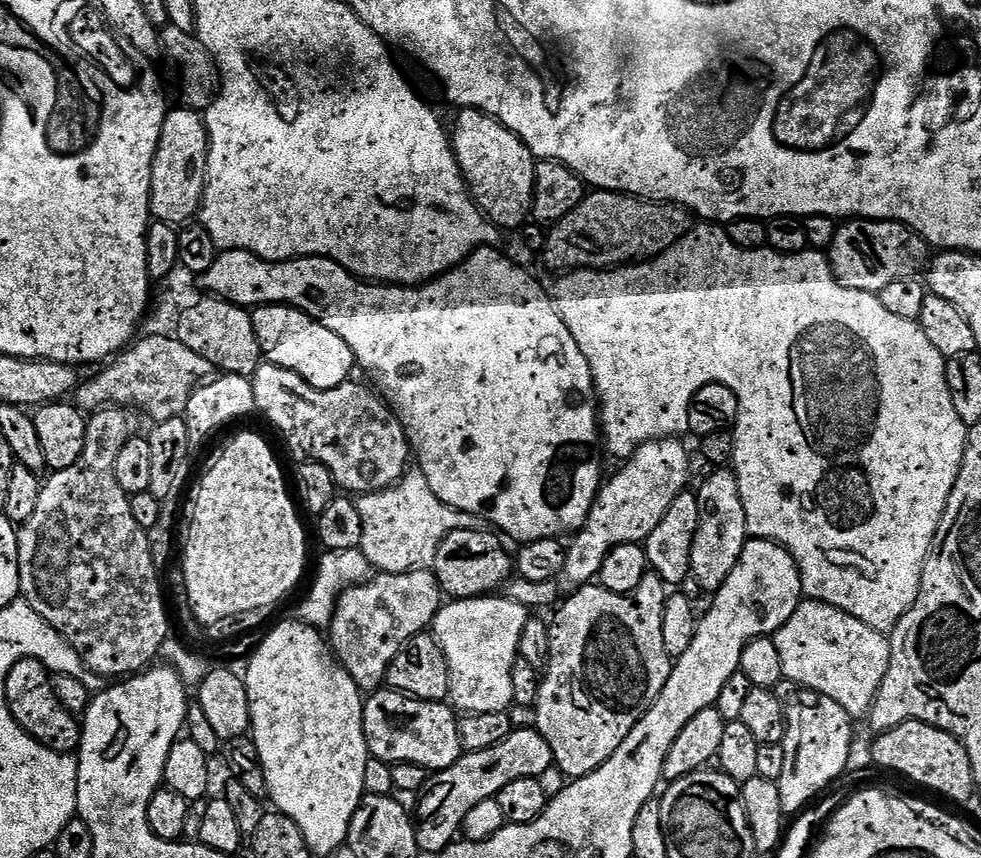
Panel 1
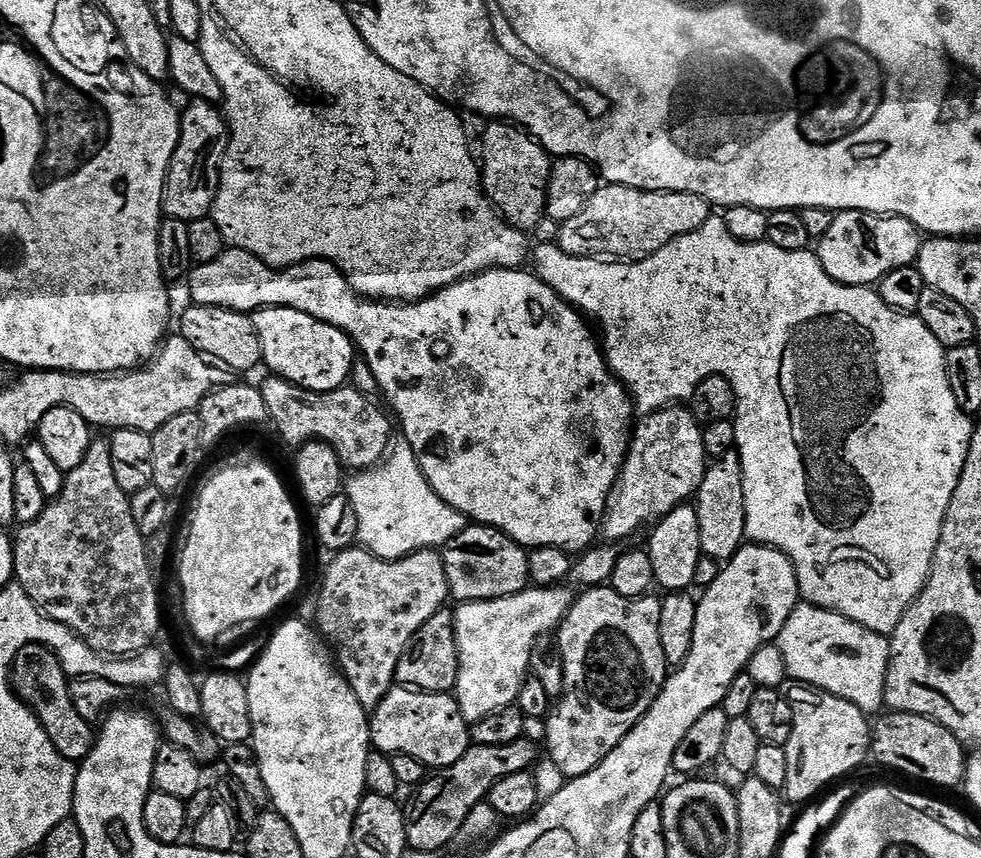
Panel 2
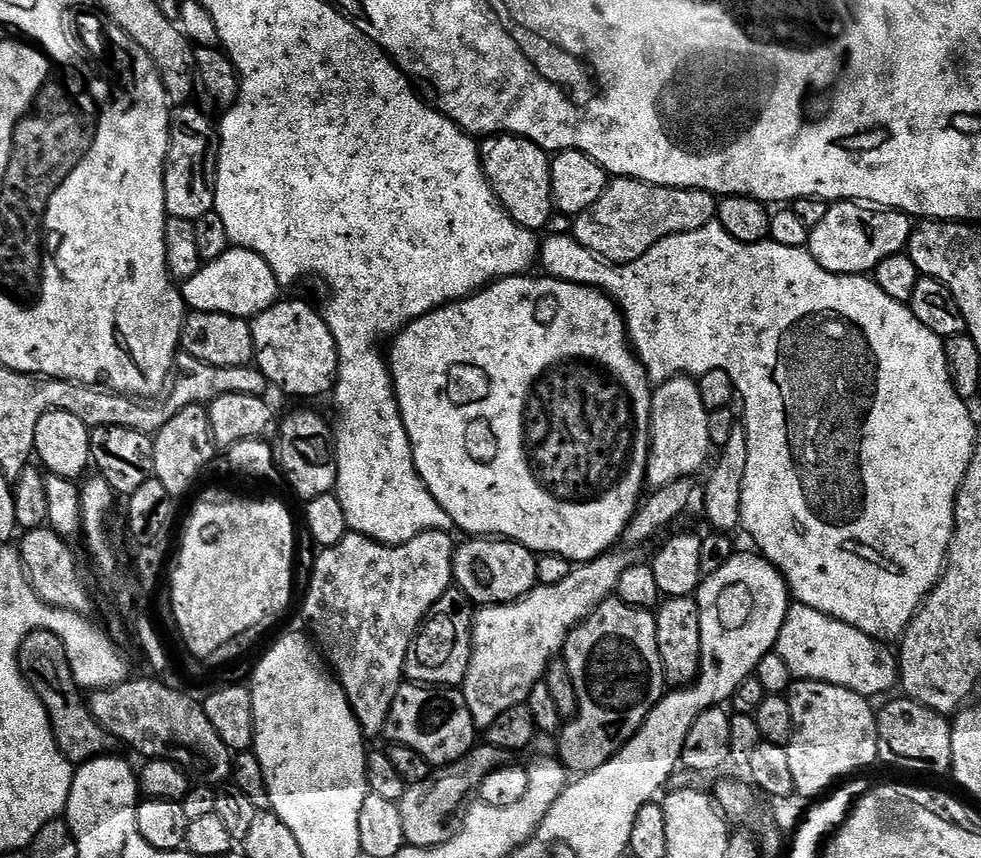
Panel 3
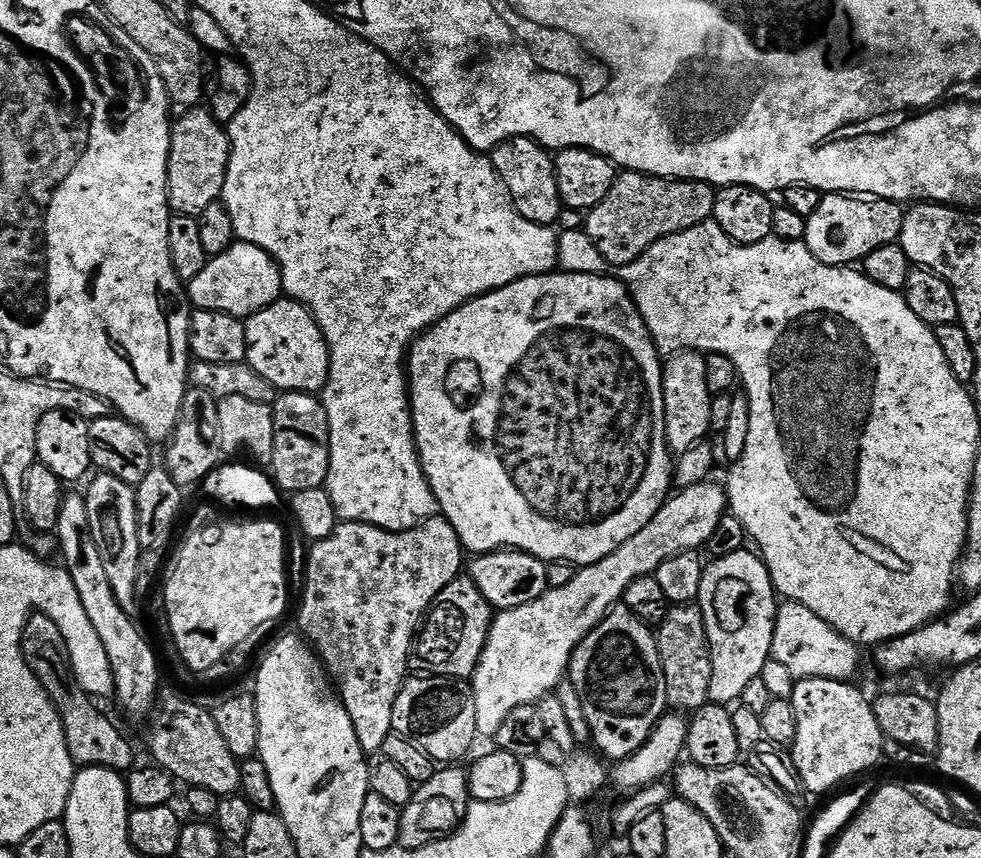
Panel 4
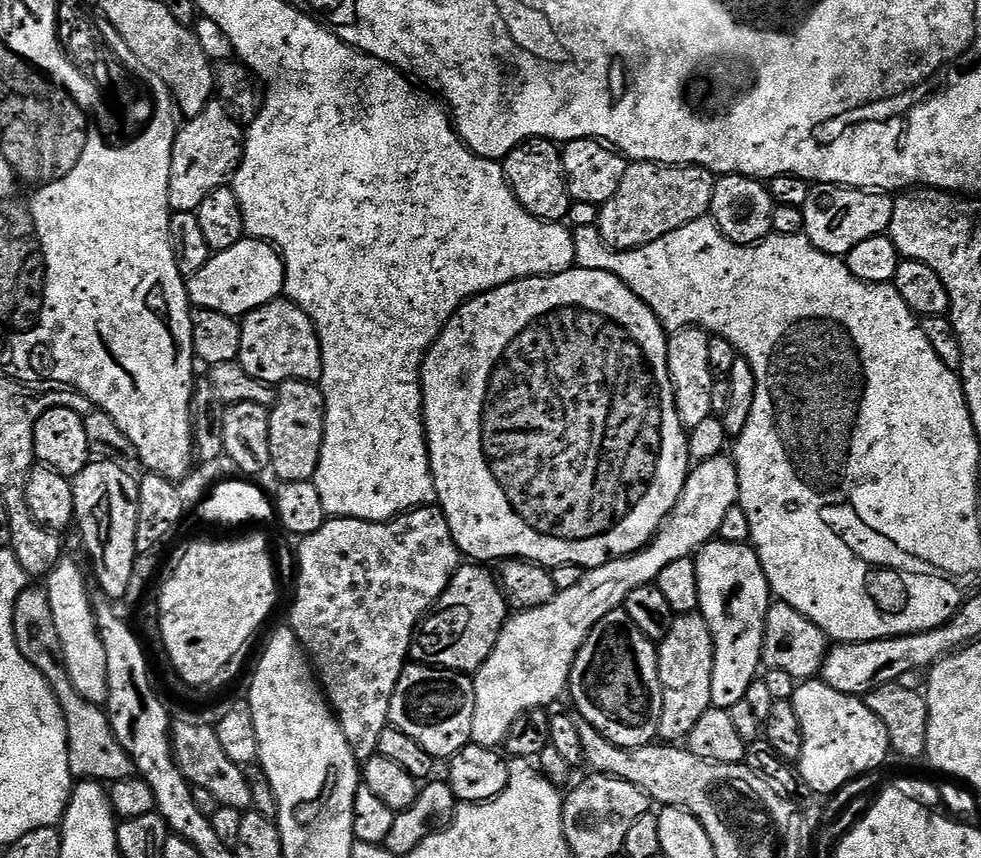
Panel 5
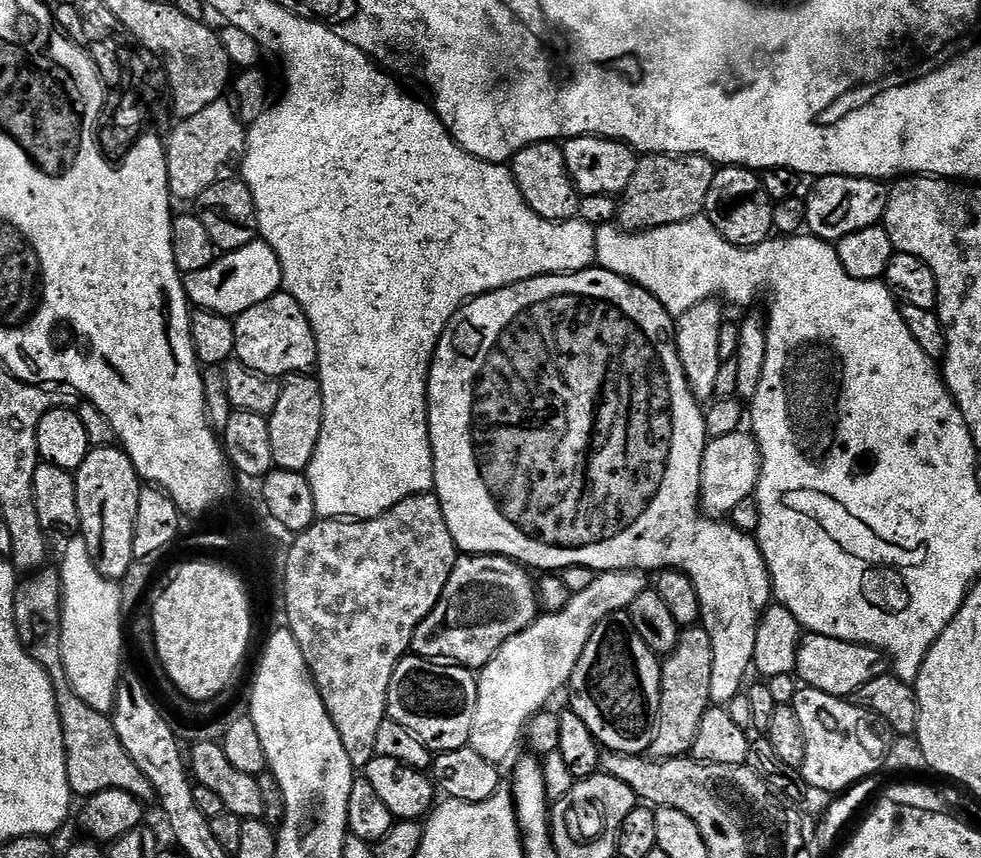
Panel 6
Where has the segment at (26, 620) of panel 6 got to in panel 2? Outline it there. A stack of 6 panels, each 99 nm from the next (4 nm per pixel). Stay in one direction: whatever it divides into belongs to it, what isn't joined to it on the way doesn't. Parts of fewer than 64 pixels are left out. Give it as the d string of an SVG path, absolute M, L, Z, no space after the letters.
M28 644L22 650L18 650L18 654L12 659L10 683L17 698L23 704L27 704L38 718L42 730L46 730L50 742L54 742L60 756L65 756L67 760L73 762L82 762L92 753L94 728L92 732L91 727L93 725L86 718L82 718L82 714L78 714L78 710L74 710L74 700L70 698L70 690L68 689L70 678L64 673L60 660L51 648L46 648L43 644Z

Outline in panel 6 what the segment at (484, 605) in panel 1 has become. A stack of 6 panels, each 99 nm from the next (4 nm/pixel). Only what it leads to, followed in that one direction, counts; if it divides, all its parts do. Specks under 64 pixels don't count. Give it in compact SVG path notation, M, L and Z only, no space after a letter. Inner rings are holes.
M741 430L739 432L731 432L726 434L722 438L717 440L709 439L707 446L704 448L704 457L702 458L702 466L700 467L700 503L702 505L703 511L707 513L709 517L712 518L724 518L727 517L727 512L732 512L744 499L751 497L756 491L756 482L760 477L760 448L756 444L756 437L749 434L747 431ZM640 570L597 574L586 590L577 592L568 599L565 608L551 614L537 615L529 628L519 632L514 639L507 640L496 651L491 662L478 672L478 702L474 710L474 726L470 726L470 746L475 752L482 754L482 758L494 765L503 765L503 760L515 750L516 743L519 745L522 740L526 713L529 711L528 696L524 693L524 688L540 688L540 696L544 700L550 699L560 687L561 691L571 681L574 666L578 658L582 658L582 650L586 650L586 642L590 642L590 634L598 626L598 622L615 612L631 609L634 598L646 591L644 576L645 573Z

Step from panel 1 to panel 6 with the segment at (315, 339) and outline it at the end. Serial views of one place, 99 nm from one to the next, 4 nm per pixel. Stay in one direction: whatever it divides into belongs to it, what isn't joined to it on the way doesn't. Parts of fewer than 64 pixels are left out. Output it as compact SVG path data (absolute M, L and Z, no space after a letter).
M283 290L274 293L266 302L250 306L234 320L235 359L241 360L249 372L263 376L283 378L304 374L316 367L316 339L314 330L302 310L302 306Z

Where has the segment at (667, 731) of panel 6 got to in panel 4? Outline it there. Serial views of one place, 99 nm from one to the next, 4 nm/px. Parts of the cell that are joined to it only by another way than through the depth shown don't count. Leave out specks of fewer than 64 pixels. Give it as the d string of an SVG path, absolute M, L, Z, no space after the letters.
M680 604L669 607L666 618L658 626L656 637L666 682L668 708L684 714L703 708L709 703L713 664L700 606Z

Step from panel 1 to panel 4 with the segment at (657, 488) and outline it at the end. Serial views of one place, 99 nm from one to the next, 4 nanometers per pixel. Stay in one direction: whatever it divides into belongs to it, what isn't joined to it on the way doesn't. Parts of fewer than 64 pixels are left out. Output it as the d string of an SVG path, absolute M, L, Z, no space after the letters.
M691 350L673 352L663 361L662 398L666 410L666 438L668 447L679 454L690 450L712 432L710 406L713 394L706 386L706 359L701 353Z

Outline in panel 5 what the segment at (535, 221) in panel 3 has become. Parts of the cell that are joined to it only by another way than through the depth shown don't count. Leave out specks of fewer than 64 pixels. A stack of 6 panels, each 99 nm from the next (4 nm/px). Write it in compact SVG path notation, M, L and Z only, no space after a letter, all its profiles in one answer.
M525 140L504 157L504 176L518 202L534 218L549 222L567 221L568 211L574 203L564 181L564 157L561 149L550 140Z

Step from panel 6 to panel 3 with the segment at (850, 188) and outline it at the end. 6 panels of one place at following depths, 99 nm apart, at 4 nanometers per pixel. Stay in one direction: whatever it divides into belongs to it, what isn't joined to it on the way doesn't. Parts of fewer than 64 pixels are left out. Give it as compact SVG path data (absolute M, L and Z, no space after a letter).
M854 200L833 203L826 218L818 222L808 233L808 252L816 259L818 266L839 276L863 276L871 273L882 262L882 258L901 255L908 247L908 239L914 231L913 221L904 212L894 212L886 208L869 206Z

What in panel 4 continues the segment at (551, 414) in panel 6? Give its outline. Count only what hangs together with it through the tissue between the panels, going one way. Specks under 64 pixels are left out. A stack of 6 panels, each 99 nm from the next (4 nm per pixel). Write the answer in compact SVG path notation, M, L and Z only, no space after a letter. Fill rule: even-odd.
M557 270L548 273L547 276L527 276L514 281L510 286L502 286L498 290L487 292L485 296L476 296L474 299L466 301L458 310L454 310L446 318L442 318L437 324L432 325L412 345L406 357L406 371L408 374L408 394L412 402L412 429L416 435L416 450L420 453L420 465L424 468L426 478L436 496L439 511L444 519L450 522L450 526L454 526L460 544L469 553L479 554L482 552L515 550L529 552L531 556L537 556L545 562L563 561L565 564L573 566L596 564L602 558L614 554L614 550L618 550L618 546L630 542L630 538L634 538L634 534L638 534L638 530L645 528L650 522L650 518L654 518L654 514L658 514L658 510L664 505L664 501L669 499L670 491L668 492L668 487L671 489L674 484L674 453L668 447L668 439L666 438L666 410L662 398L662 378L664 377L662 353L656 349L656 344L652 340L652 335L648 332L646 322L636 309L636 304L632 301L632 294L624 281L615 275L612 275L613 277L608 275ZM755 551L728 552L721 560L709 563L702 574L702 590L698 605L704 615L705 634L709 650L712 652L713 677L710 678L709 701L714 704L732 706L739 701L740 695L750 686L750 682L760 679L763 667L772 659L774 626L778 593L764 561Z

